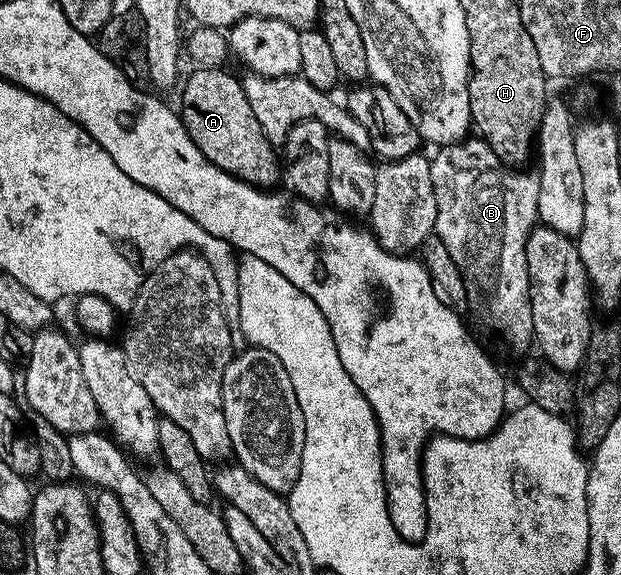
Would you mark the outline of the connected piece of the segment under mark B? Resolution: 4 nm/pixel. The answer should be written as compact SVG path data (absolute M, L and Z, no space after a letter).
M468 136L451 146L441 146L431 158L433 192L437 196L435 234L449 248L453 261L467 282L467 304L491 330L496 330L515 350L532 345L535 337L531 311L529 268L525 264L525 244L539 217L539 179L534 173L507 166L478 136Z

